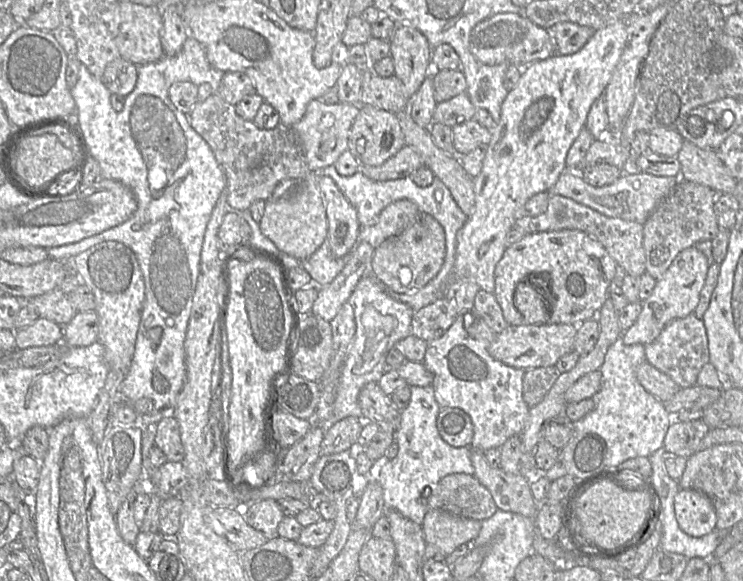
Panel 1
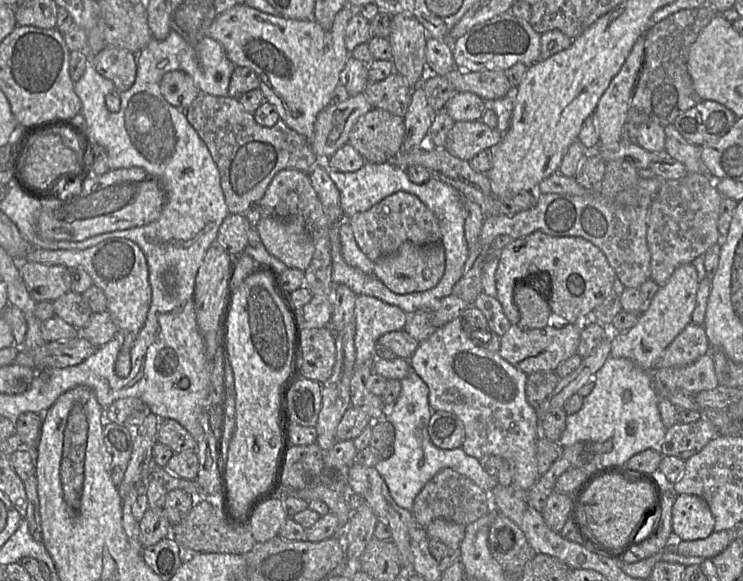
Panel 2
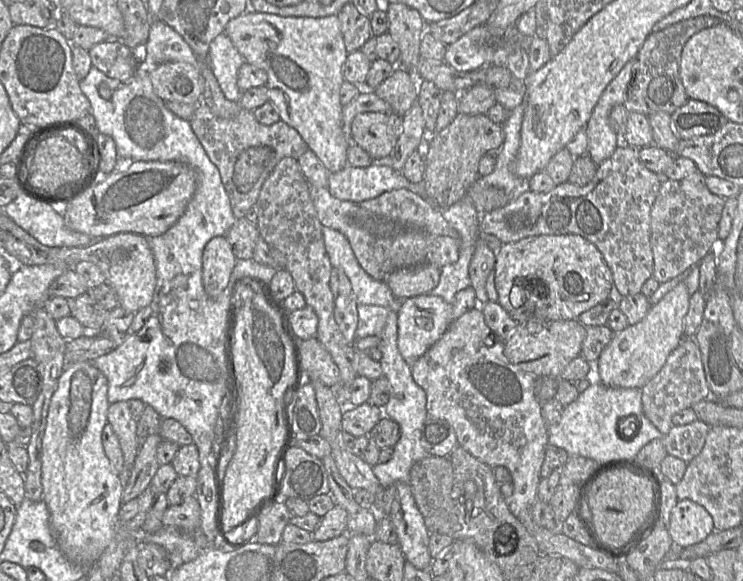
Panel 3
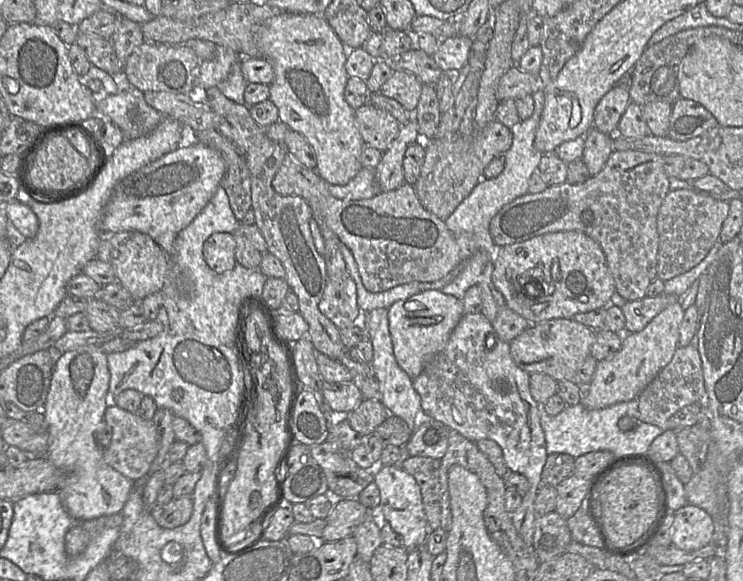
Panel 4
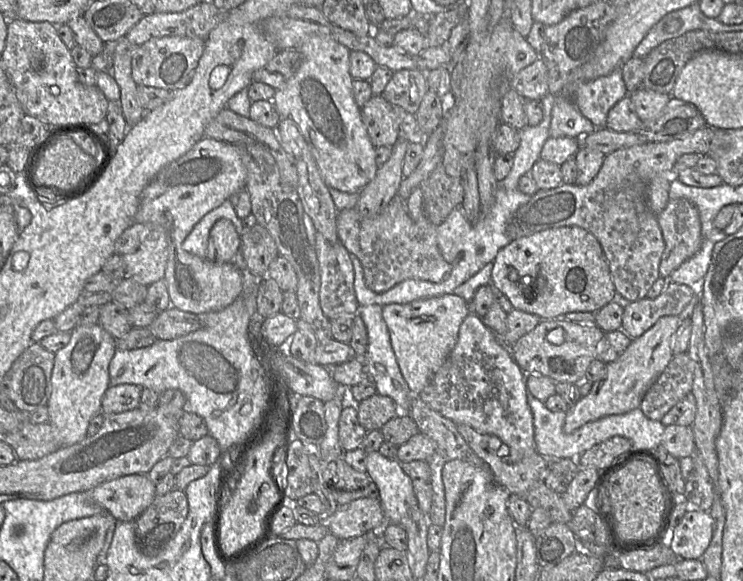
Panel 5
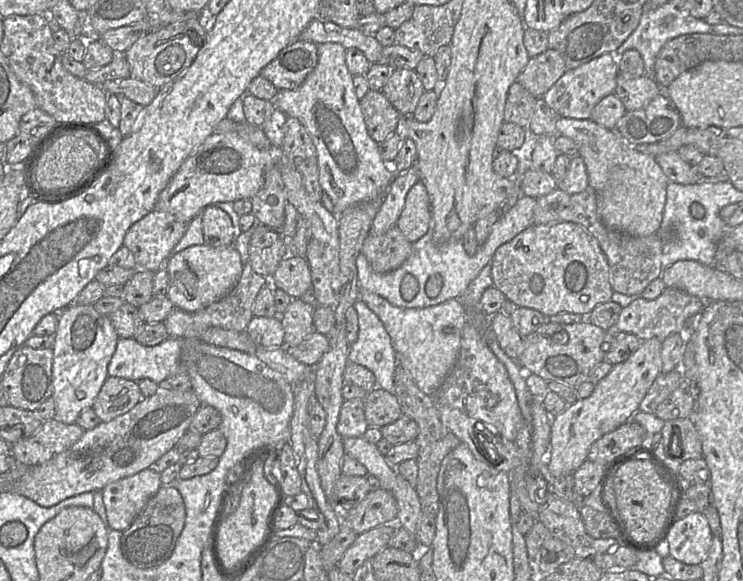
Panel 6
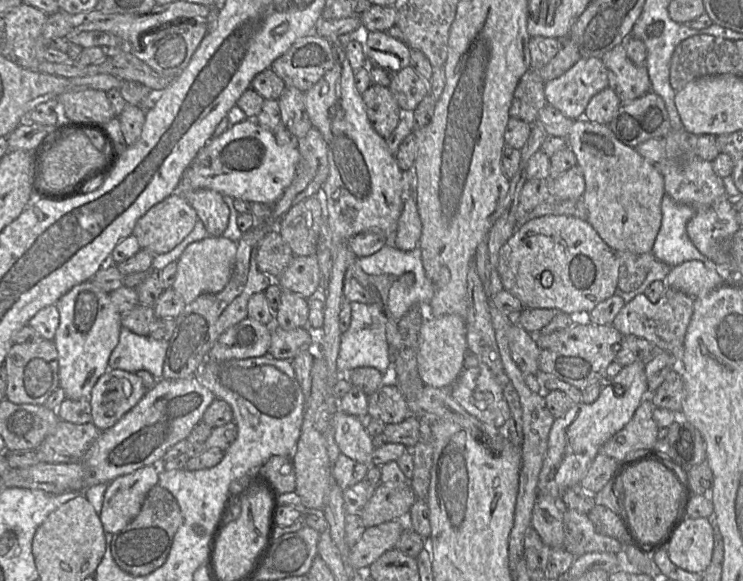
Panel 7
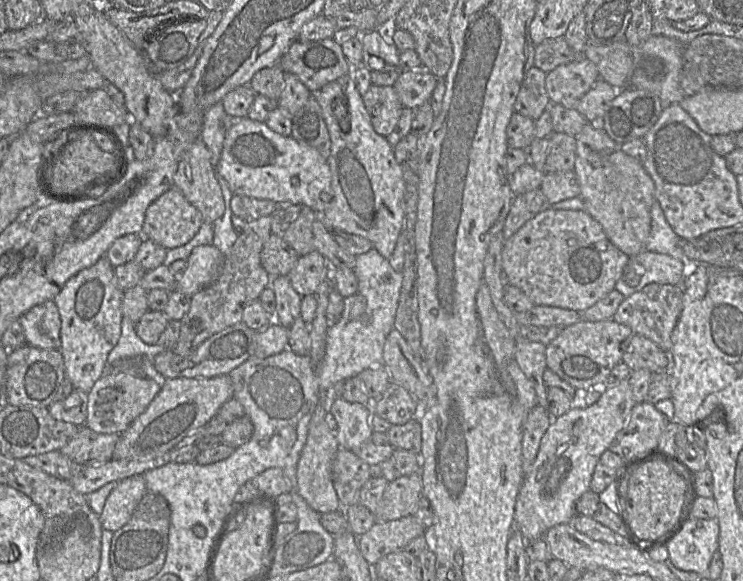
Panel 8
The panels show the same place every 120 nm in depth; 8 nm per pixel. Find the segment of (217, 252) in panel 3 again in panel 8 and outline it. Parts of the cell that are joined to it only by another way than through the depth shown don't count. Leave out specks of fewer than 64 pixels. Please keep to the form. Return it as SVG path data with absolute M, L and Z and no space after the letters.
M201 138L182 156L174 174L174 187L202 214L205 223L214 223L225 212L225 202L212 155Z

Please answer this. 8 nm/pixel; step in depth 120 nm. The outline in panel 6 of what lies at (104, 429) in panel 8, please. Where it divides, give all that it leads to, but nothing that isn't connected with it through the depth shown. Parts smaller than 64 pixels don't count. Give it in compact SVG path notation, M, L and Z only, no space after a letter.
M108 376L92 407L102 422L109 422L130 411L142 399L137 381Z

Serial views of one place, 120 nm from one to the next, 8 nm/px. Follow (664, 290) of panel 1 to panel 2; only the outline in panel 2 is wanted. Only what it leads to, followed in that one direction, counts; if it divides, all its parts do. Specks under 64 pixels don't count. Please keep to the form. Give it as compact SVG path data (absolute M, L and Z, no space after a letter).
M693 263L680 265L666 284L659 288L644 310L639 314L637 324L627 332L611 333L610 356L626 358L644 370L651 371L665 349L691 322L696 306L700 281Z

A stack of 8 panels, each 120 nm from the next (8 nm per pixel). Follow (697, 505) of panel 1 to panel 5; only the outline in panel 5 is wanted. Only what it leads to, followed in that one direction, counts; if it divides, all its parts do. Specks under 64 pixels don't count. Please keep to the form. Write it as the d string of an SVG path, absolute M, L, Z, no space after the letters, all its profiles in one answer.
M690 508L670 531L667 544L677 559L700 559L713 536L713 518L709 511Z

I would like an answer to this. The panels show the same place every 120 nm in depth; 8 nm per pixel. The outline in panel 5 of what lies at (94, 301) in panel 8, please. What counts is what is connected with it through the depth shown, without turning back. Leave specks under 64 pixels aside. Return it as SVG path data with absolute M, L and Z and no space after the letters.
M99 324L76 325L69 343L55 352L52 392L47 403L49 423L60 436L62 446L82 441L91 419L101 413L102 398L110 386L109 364L116 351L116 339Z

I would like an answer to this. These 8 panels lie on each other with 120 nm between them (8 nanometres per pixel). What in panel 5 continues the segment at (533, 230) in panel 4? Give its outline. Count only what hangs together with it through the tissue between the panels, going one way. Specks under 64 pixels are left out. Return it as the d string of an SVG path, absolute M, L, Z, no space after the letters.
M705 125L681 139L646 142L606 154L599 172L589 184L562 183L556 188L538 189L508 221L508 235L514 240L548 228L584 228L599 241L609 263L616 292L631 302L646 298L648 290L660 277L659 265L665 249L657 216L647 204L649 184L658 174L674 170L681 155L707 155L714 129L720 128Z

